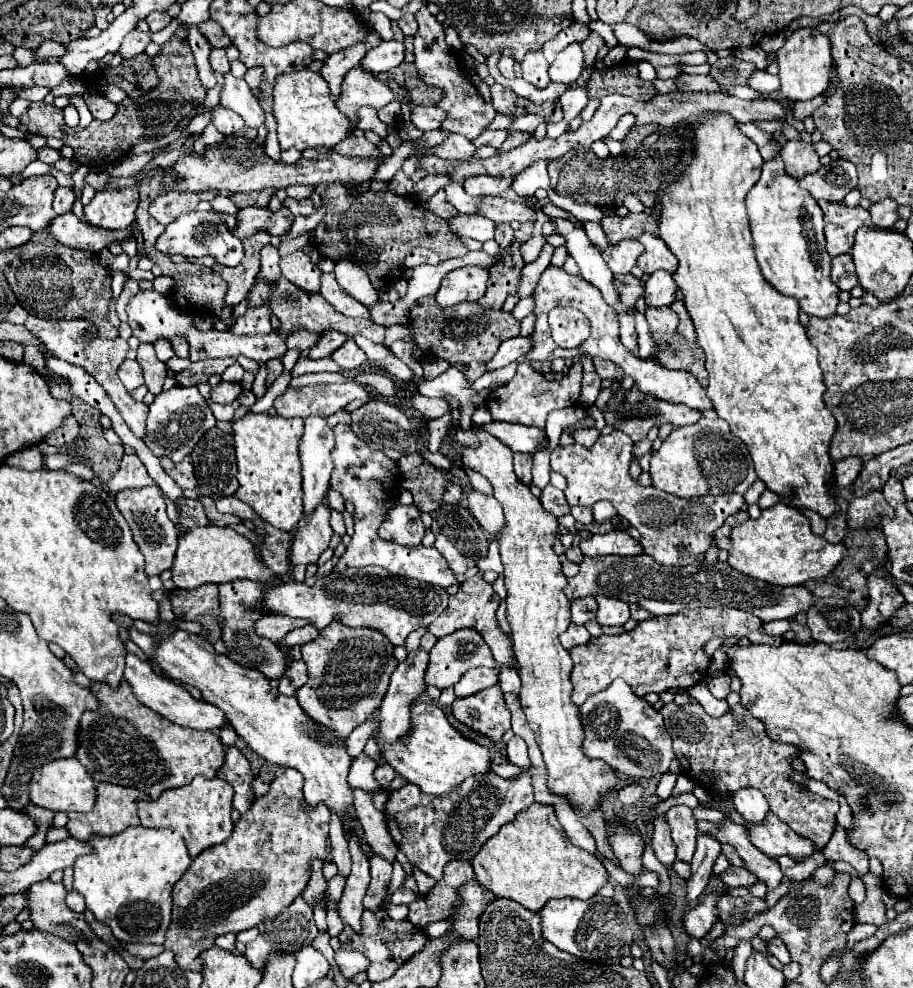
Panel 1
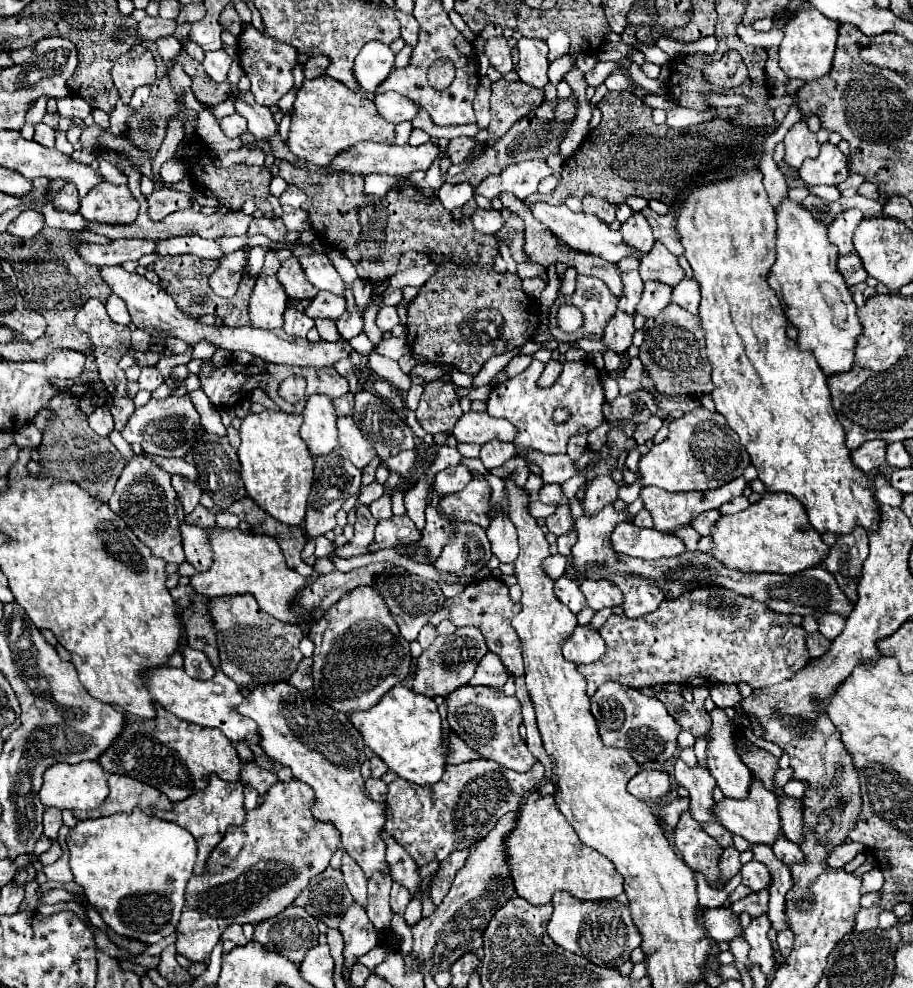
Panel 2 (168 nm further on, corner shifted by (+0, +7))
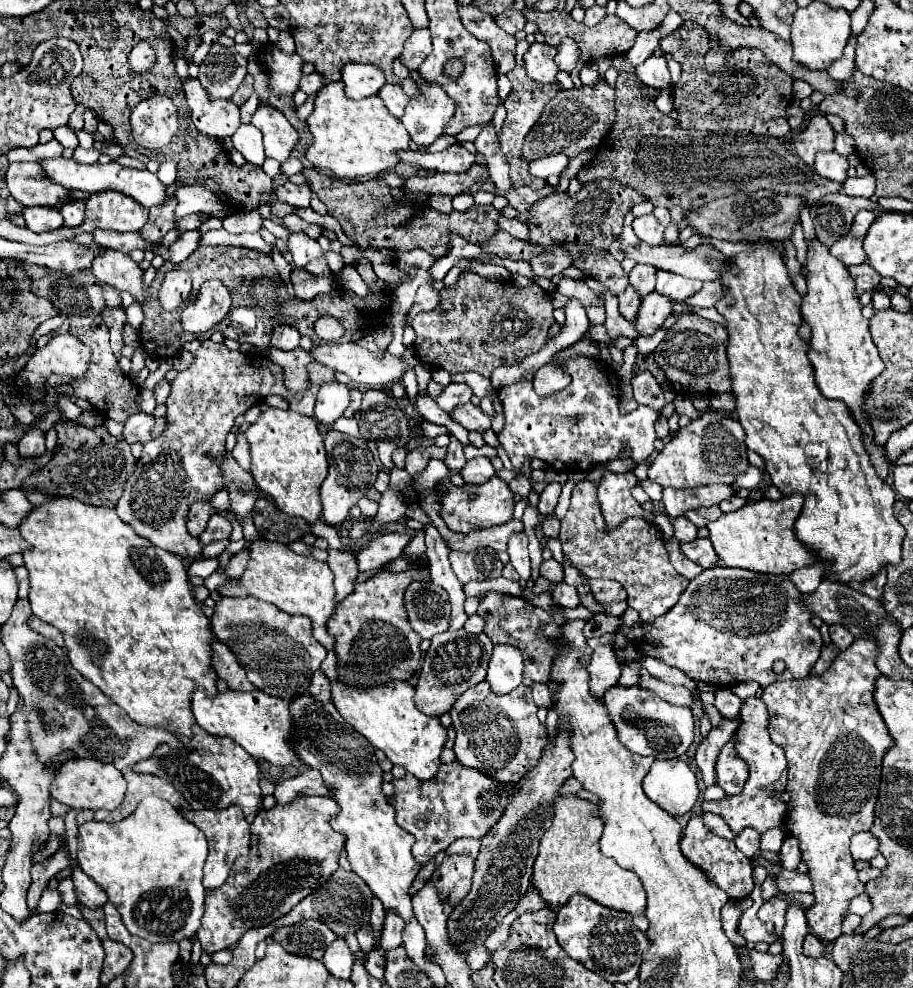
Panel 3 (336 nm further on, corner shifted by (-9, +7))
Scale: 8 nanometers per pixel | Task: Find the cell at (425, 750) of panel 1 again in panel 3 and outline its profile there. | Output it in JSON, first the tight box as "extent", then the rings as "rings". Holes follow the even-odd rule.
{"extent":[331,680,447,780],"rings":[[[397,680],[383,688],[347,688],[333,682],[331,692],[331,700],[339,714],[375,748],[383,750],[393,764],[403,766],[419,780],[435,778],[441,766],[439,754],[447,742],[447,728],[443,728],[437,716],[423,716],[423,712],[415,706],[415,688],[409,682]]]}

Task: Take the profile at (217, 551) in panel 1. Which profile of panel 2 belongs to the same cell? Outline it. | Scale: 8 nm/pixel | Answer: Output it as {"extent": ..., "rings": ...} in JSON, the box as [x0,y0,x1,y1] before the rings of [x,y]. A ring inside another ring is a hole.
{"extent":[192,530,308,624],"rings":[[[216,530],[210,534],[210,544],[214,552],[212,568],[192,576],[192,586],[198,594],[208,598],[252,594],[260,608],[276,620],[288,624],[304,624],[308,620],[308,614],[296,606],[296,596],[308,584],[308,578],[288,568],[282,550],[272,536],[246,534],[240,530]]]}

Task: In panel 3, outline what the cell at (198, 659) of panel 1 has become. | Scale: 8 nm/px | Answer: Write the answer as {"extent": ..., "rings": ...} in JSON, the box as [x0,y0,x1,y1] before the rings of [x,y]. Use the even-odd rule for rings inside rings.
{"extent":[289,694,421,920],"rings":[[[303,694],[293,698],[289,704],[295,724],[295,754],[309,768],[321,772],[323,782],[339,804],[339,814],[331,816],[329,822],[333,830],[347,836],[345,850],[351,870],[365,880],[387,910],[393,908],[403,920],[411,920],[413,908],[407,890],[421,866],[411,856],[413,836],[397,826],[395,808],[381,790],[383,770],[375,762],[375,748],[337,712],[331,700],[319,702],[313,696]]]}

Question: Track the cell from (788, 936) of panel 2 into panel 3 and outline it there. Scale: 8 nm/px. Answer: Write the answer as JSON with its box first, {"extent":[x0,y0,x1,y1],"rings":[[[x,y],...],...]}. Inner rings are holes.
{"extent":[803,932,825,956],"rings":[[[811,932],[805,936],[805,944],[803,944],[803,954],[805,956],[823,956],[823,952],[825,952],[825,948],[823,948],[823,942],[817,938],[817,936],[813,936]]]}

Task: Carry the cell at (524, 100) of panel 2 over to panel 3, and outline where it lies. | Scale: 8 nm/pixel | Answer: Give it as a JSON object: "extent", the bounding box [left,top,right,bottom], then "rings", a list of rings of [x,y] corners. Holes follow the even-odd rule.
{"extent":[499,40,559,190],"rings":[[[527,40],[517,42],[517,56],[515,56],[517,66],[515,66],[515,72],[509,72],[509,74],[507,74],[507,78],[509,78],[512,84],[512,90],[509,92],[509,96],[505,98],[507,118],[505,118],[505,124],[503,124],[503,128],[501,128],[499,142],[501,142],[501,152],[505,154],[509,166],[511,166],[509,176],[511,176],[511,180],[513,180],[513,186],[515,186],[515,188],[519,188],[519,186],[529,186],[529,188],[533,188],[533,190],[539,190],[539,188],[543,188],[547,182],[543,182],[543,180],[531,180],[531,178],[527,176],[527,162],[521,160],[521,144],[523,144],[525,134],[527,134],[527,132],[531,130],[531,126],[539,120],[539,116],[541,116],[545,104],[557,94],[559,86],[557,86],[557,84],[549,84],[549,86],[543,85],[542,87],[542,85],[540,85],[536,88],[530,88],[530,85],[523,85],[523,82],[533,82],[533,80],[529,80],[527,74],[523,72],[523,54],[527,52],[527,48],[529,48],[529,42],[527,42]],[[515,174],[521,174],[521,176],[515,176]]]}

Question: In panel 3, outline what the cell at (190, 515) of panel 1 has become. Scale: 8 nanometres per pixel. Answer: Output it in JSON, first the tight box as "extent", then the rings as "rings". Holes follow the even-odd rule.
{"extent":[199,514,231,544],"rings":[[[213,514],[207,522],[207,528],[203,530],[203,534],[199,536],[199,540],[203,544],[209,544],[213,540],[221,540],[221,538],[229,538],[231,536],[231,522]]]}

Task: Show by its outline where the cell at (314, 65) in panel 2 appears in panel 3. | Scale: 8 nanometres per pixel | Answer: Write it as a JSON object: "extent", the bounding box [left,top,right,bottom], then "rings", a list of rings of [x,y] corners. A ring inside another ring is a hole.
{"extent":[299,72,323,94],"rings":[[[313,72],[309,76],[303,76],[299,82],[299,88],[307,94],[315,94],[323,86],[323,76],[319,72]]]}

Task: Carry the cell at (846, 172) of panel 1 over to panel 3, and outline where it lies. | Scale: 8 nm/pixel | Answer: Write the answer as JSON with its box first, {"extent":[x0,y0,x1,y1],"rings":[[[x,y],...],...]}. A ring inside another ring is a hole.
{"extent":[815,152,847,182],"rings":[[[819,152],[815,156],[815,172],[827,180],[833,182],[845,182],[847,180],[847,158],[837,152]]]}

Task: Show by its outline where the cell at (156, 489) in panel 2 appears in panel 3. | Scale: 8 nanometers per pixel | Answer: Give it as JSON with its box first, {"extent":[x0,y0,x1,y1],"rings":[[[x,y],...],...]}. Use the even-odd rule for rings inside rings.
{"extent":[115,340,337,558],"rings":[[[203,340],[201,348],[195,352],[195,364],[189,370],[179,372],[171,382],[171,394],[167,398],[167,432],[145,444],[143,458],[137,460],[135,472],[127,480],[125,492],[115,506],[119,518],[157,548],[179,558],[199,558],[203,546],[187,532],[185,520],[193,502],[209,500],[211,494],[223,486],[219,464],[233,420],[239,414],[245,414],[253,404],[261,402],[267,394],[277,394],[289,402],[291,410],[313,416],[319,388],[337,378],[333,370],[315,362],[311,362],[307,370],[311,374],[309,392],[305,392],[305,396],[289,394],[283,386],[281,366],[269,362],[257,352],[233,352],[225,344]]]}

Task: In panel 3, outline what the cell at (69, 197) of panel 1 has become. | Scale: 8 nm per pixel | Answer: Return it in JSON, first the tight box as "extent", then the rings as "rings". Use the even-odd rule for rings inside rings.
{"extent":[61,198,85,226],"rings":[[[75,198],[67,204],[61,206],[61,214],[65,218],[65,226],[79,226],[85,218],[85,200],[83,198]]]}

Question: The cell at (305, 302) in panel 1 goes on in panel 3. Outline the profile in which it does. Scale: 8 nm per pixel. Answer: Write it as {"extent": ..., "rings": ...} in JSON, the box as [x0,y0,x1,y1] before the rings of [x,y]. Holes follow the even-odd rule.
{"extent":[407,284,439,318],"rings":[[[423,284],[423,286],[419,286],[419,290],[415,294],[415,302],[413,302],[411,310],[407,312],[407,318],[413,318],[415,314],[419,314],[423,310],[431,310],[431,308],[435,308],[435,304],[439,304],[439,294],[433,290],[431,284]]]}

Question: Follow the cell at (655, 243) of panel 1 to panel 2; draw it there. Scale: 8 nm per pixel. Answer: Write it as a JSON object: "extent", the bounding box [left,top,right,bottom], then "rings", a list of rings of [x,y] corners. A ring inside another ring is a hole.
{"extent":[640,242,684,288],"rings":[[[656,242],[640,262],[640,276],[642,280],[658,280],[674,288],[684,278],[684,270],[678,266],[678,258],[662,242]]]}

